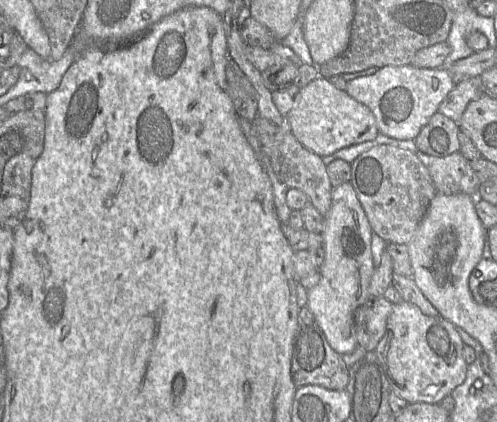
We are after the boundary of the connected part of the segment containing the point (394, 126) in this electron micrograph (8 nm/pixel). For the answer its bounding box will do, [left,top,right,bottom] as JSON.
[346,64,455,140]

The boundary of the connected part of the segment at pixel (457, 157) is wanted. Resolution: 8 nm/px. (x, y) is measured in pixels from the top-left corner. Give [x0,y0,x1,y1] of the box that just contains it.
[416,150,481,197]

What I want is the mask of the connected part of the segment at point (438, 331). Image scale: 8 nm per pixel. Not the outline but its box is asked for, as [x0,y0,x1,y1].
[374,300,468,404]

